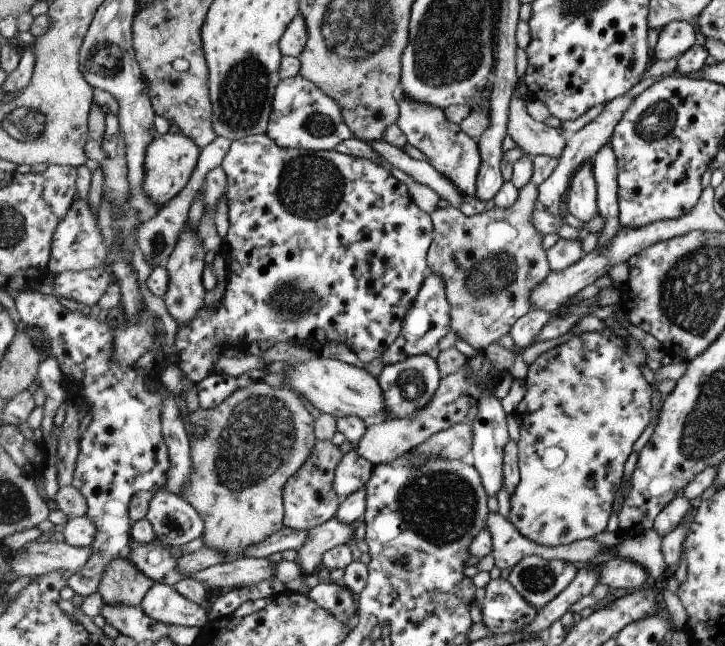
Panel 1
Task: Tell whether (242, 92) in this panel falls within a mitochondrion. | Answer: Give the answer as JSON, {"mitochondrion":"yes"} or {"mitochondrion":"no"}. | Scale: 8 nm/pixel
{"mitochondrion":"yes"}

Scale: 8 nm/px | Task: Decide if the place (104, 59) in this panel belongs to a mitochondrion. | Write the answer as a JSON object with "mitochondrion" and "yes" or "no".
{"mitochondrion":"yes"}

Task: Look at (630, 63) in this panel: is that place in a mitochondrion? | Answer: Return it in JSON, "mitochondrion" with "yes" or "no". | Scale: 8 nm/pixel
{"mitochondrion":"no"}

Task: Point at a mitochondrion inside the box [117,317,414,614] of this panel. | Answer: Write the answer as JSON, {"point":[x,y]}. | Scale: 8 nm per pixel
{"point":[258,434]}

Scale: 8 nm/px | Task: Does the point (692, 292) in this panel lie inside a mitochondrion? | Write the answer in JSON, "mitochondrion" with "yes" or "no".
{"mitochondrion":"yes"}

